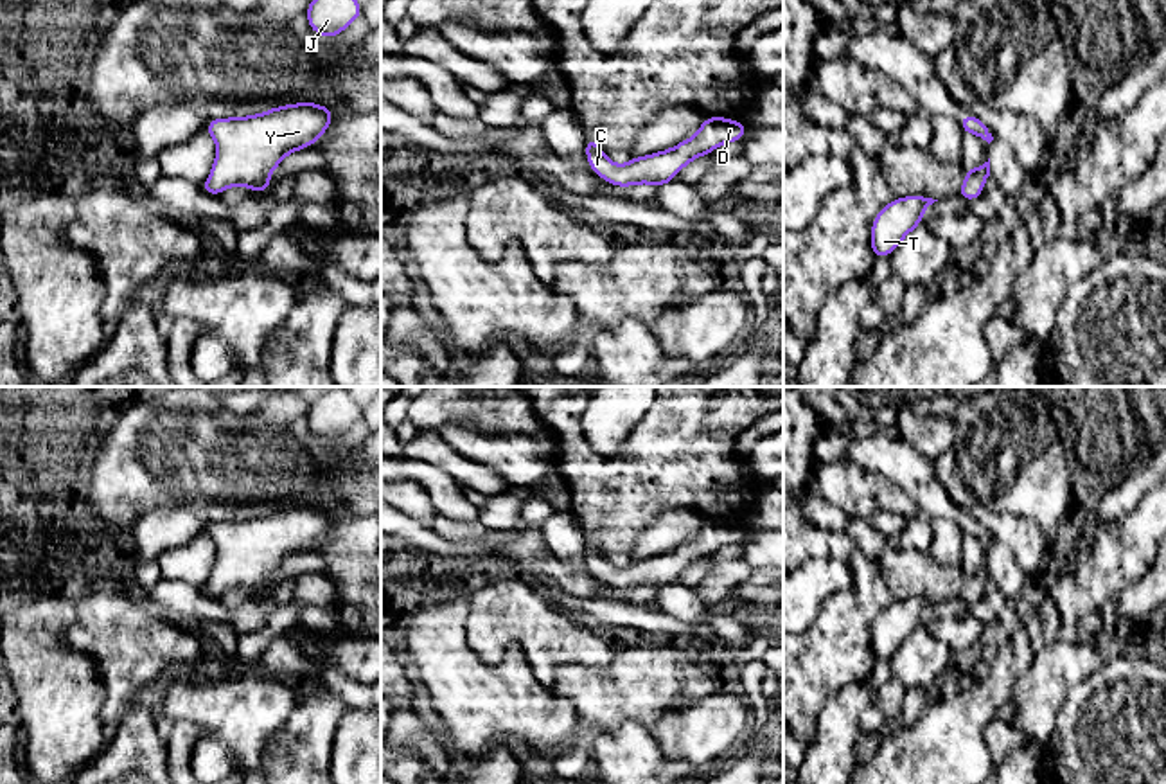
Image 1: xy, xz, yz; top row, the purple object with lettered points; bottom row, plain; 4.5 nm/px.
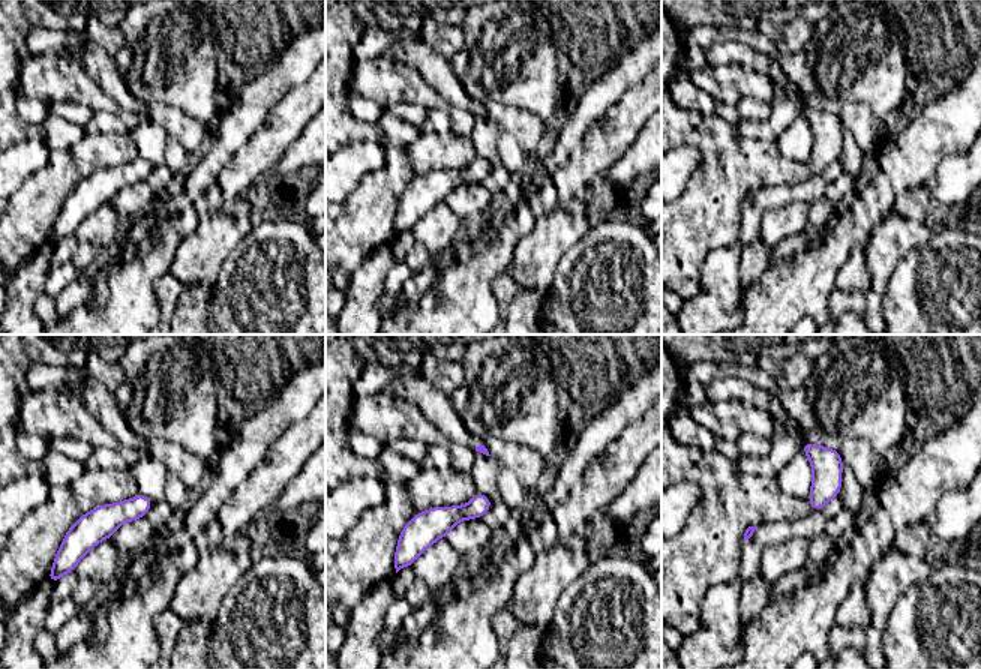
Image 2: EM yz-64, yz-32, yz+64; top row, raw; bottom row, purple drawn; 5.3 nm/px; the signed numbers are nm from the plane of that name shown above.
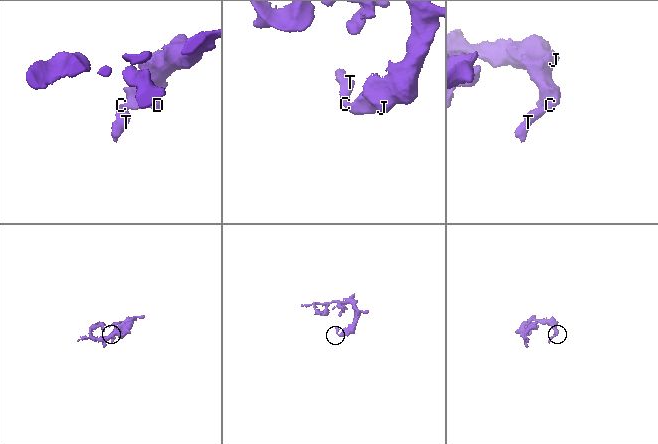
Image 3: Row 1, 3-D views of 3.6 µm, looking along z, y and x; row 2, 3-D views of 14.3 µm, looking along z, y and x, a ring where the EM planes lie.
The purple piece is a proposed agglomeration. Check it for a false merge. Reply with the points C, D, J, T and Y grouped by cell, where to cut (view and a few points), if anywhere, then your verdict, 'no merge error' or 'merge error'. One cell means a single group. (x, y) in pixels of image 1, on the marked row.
C D J T Y; no cut; no merge error

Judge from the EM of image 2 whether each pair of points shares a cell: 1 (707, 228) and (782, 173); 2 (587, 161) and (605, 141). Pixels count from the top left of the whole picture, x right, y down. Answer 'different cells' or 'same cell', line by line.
1: same cell
2: same cell

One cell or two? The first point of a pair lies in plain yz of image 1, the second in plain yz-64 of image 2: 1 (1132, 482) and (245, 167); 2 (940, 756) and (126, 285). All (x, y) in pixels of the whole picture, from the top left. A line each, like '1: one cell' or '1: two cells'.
1: two cells
2: one cell

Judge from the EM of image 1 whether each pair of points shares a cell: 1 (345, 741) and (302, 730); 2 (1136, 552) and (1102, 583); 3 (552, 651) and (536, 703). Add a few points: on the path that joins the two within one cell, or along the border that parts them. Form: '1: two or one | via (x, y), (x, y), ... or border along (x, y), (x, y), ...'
1: two | border along (345, 709), (333, 738), (333, 756), (327, 765)
2: one | via (1127, 554), (1107, 574)
3: two | border along (539, 682), (545, 687)

